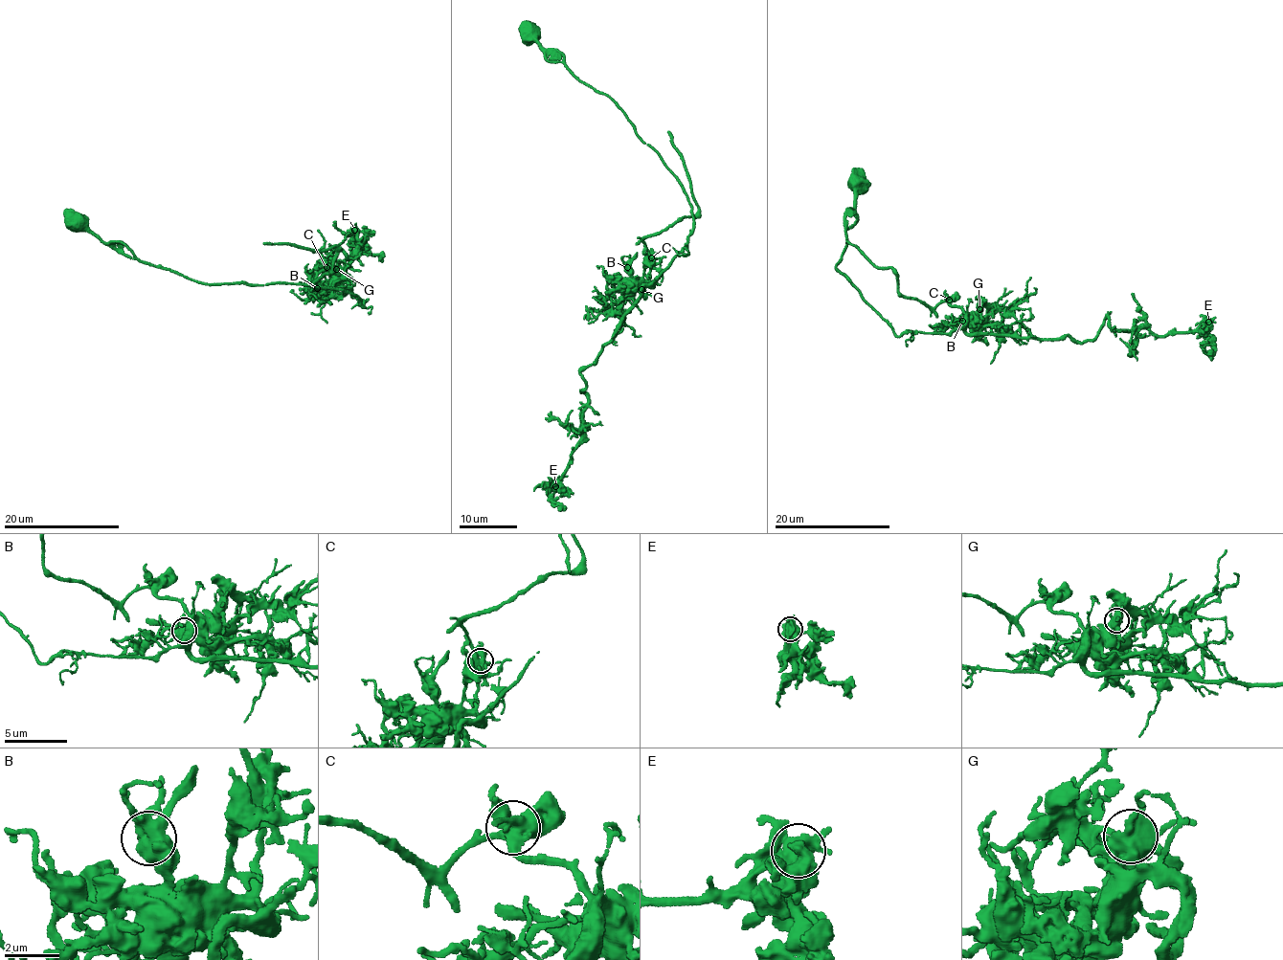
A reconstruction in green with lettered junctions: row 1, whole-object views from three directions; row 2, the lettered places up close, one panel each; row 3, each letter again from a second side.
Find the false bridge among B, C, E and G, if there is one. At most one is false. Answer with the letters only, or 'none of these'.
C

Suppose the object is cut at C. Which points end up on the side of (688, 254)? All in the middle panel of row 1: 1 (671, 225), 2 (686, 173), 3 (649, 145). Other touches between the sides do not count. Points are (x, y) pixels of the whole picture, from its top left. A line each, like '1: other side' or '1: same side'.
1: other side
2: other side
3: same side

